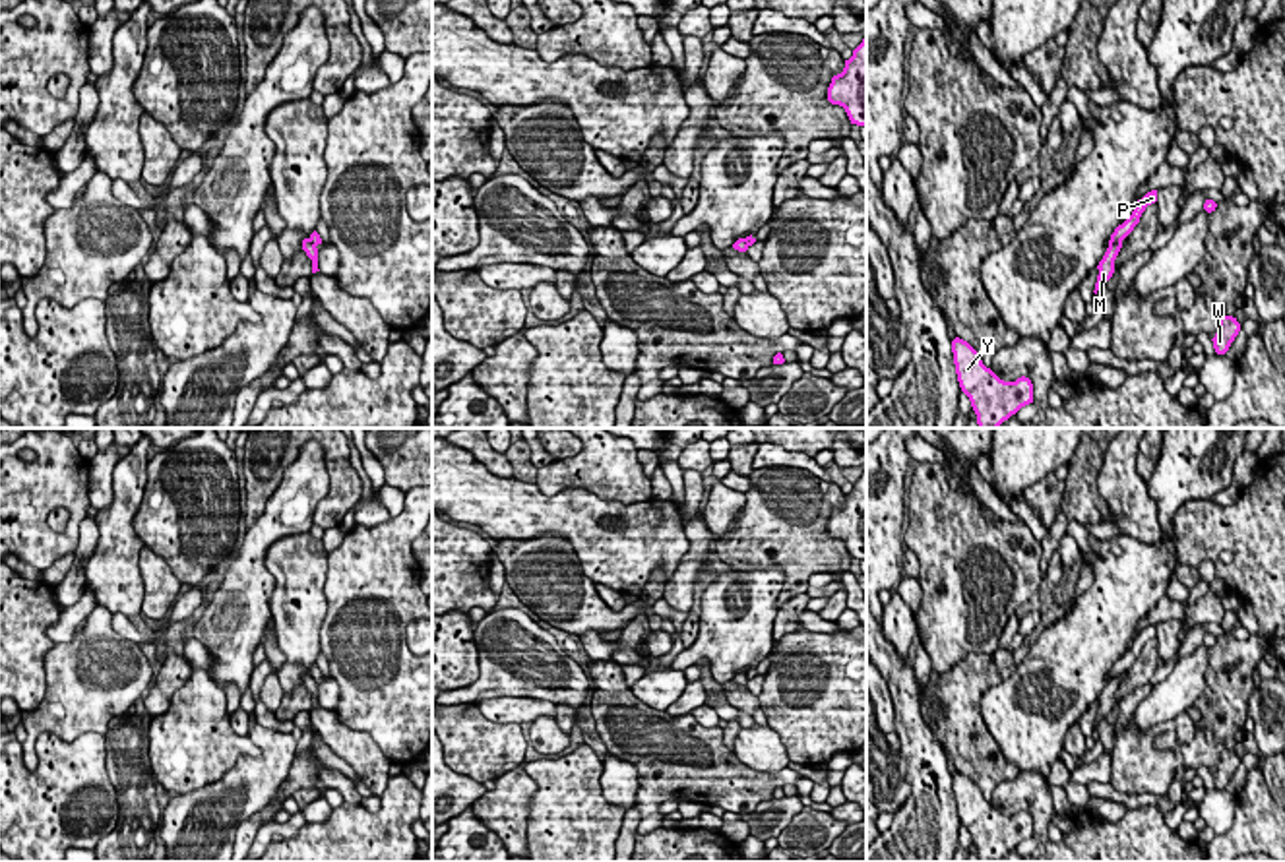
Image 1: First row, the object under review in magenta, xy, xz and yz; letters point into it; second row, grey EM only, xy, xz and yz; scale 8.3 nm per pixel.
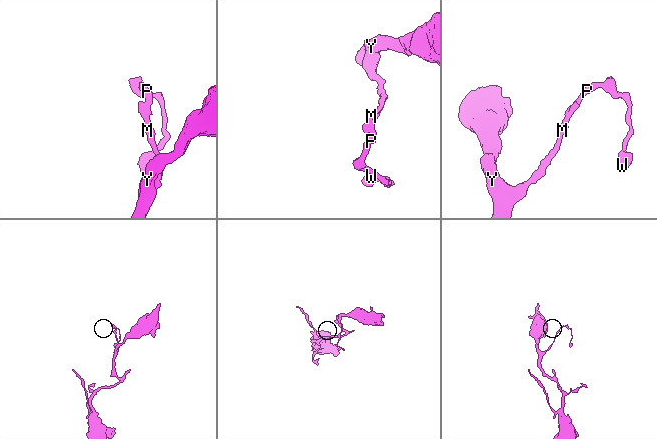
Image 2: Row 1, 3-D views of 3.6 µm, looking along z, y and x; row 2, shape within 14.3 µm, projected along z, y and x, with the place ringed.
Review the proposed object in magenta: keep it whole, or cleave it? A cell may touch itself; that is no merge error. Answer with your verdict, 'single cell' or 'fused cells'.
fused cells

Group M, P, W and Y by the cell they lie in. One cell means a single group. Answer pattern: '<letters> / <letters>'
M Y / P W

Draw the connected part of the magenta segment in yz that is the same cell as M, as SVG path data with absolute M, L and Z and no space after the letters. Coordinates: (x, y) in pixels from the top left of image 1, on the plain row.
M1122 674L1114 676L1114 678L1109 678L1103 693L1099 695L1099 699L1097 699L1099 709L1097 709L1097 717L1095 717L1095 724L1093 724L1095 728L1113 711L1114 693L1116 693L1120 682L1122 682Z

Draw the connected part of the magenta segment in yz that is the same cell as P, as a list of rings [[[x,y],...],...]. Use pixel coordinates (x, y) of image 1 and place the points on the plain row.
[[[1157,624],[1147,626],[1142,633],[1138,633],[1132,649],[1114,662],[1114,666],[1111,668],[1109,678],[1114,678],[1122,672],[1126,672],[1134,661],[1140,657],[1142,647],[1145,645],[1147,639],[1157,635]]]

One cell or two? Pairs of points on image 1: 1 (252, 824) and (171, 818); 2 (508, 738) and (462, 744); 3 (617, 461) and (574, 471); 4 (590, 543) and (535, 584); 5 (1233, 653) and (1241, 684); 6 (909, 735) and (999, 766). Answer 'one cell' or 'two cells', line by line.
1: two cells
2: one cell
3: one cell
4: two cells
5: one cell
6: two cells

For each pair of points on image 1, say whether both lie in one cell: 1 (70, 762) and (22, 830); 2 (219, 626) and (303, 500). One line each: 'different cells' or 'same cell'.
1: same cell
2: same cell

